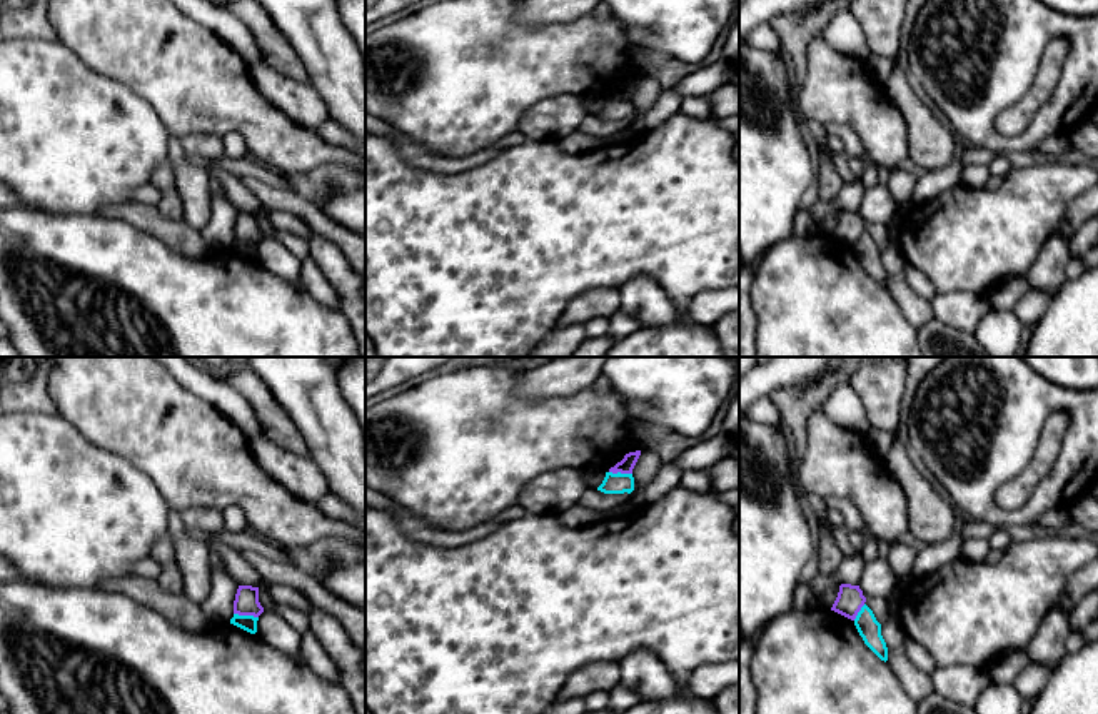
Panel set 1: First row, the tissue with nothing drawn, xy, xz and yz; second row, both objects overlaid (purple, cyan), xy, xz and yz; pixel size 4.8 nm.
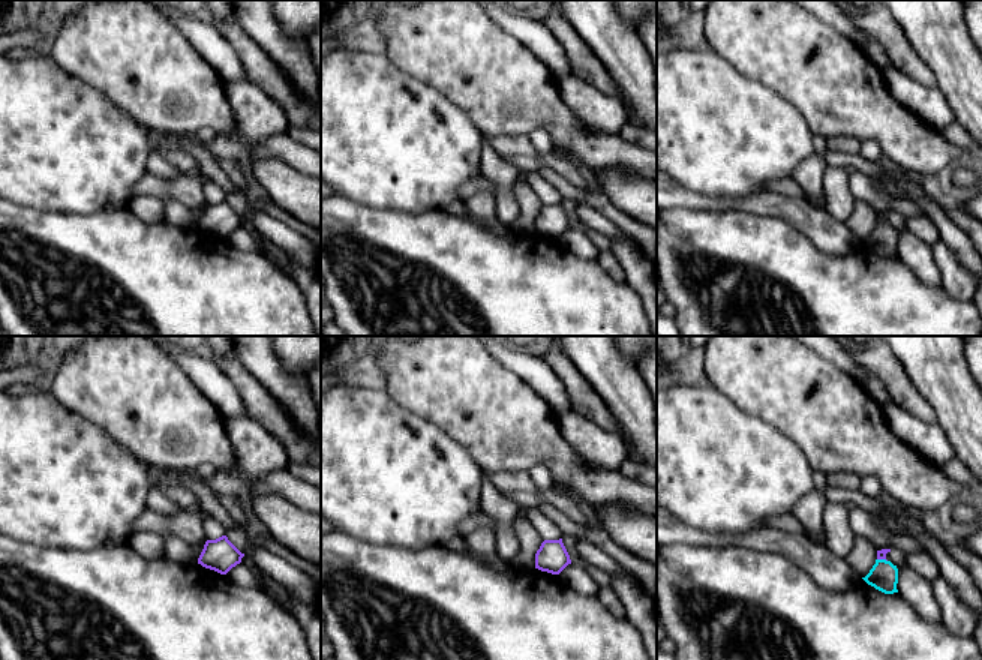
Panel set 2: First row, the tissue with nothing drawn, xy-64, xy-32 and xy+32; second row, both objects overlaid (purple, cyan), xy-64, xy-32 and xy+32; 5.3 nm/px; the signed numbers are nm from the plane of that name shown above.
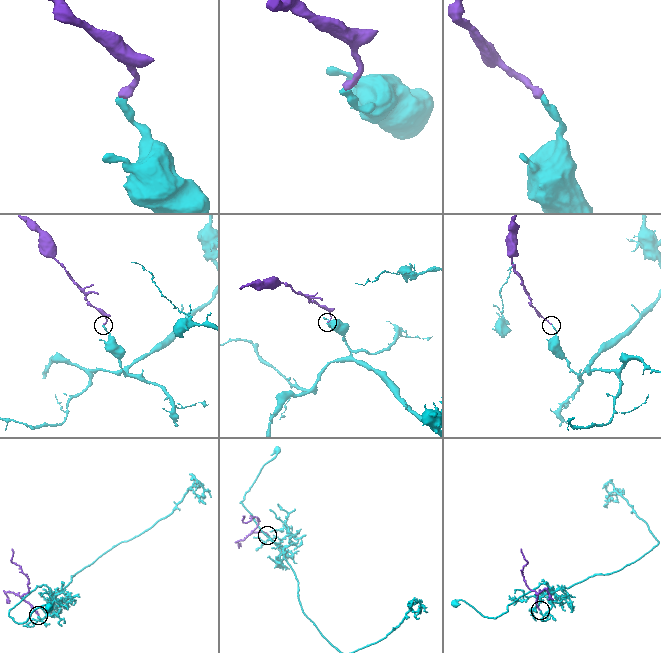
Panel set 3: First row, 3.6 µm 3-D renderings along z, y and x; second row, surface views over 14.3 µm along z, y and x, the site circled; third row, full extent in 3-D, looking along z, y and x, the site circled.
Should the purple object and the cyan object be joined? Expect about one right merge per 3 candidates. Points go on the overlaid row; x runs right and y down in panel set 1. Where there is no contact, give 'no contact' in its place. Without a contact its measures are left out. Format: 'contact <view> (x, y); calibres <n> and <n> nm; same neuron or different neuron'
contact xy (246, 614); calibres 120 and 80 nm; different neuron

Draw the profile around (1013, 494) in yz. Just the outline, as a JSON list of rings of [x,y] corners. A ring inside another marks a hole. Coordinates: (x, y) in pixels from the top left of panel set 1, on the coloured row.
[[[1053,412],[1046,419],[1030,464],[1020,475],[996,490],[995,500],[1000,507],[1016,510],[1028,502],[1038,482],[1050,472],[1058,457],[1066,425],[1068,415],[1063,412]]]

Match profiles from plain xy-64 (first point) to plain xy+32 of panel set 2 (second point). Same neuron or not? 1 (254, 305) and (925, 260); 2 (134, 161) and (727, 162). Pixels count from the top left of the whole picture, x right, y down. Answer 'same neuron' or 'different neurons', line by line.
1: different neurons
2: same neuron

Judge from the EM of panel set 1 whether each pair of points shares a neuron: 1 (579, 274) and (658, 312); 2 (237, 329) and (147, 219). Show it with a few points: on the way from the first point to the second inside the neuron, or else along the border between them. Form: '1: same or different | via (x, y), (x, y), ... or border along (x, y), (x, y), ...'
1: different | border along (658, 282), (646, 276), (634, 276), (618, 287)
2: different | border along (139, 227), (186, 256), (206, 256), (212, 249)

